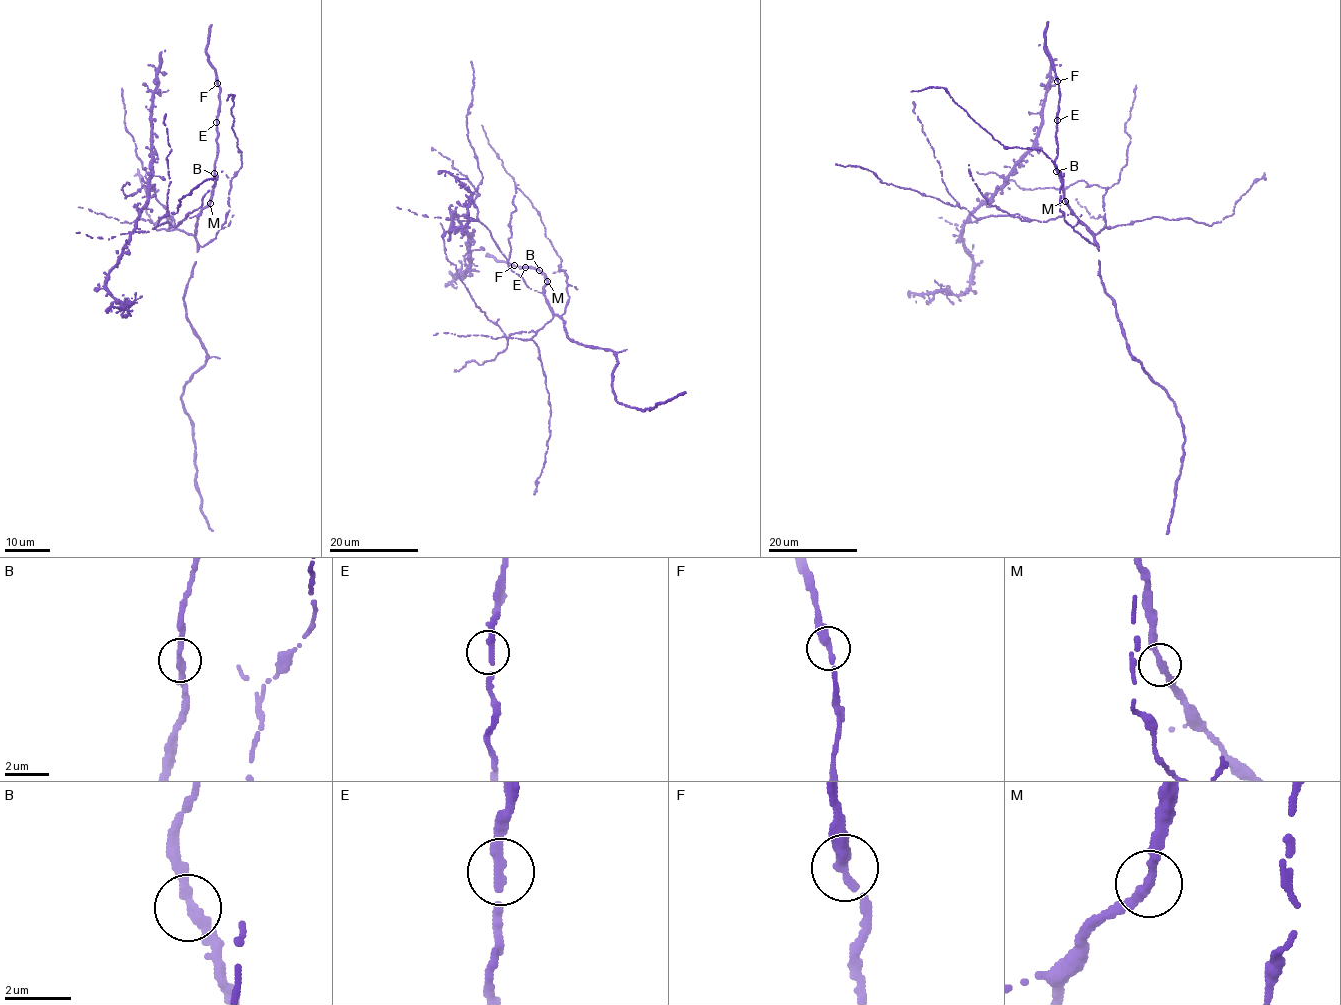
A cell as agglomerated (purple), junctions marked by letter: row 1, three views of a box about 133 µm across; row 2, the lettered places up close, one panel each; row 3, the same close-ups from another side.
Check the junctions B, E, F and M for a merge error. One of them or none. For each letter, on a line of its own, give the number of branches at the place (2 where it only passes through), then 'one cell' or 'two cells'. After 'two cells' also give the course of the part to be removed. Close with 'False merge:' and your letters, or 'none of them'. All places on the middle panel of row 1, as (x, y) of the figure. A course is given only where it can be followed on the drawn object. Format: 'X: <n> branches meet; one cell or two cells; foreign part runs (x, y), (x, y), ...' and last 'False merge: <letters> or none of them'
B: 2 branches meet; one cell
E: 2 branches meet; one cell
F: 2 branches meet; one cell
M: 2 branches meet; one cell
False merge: none of them

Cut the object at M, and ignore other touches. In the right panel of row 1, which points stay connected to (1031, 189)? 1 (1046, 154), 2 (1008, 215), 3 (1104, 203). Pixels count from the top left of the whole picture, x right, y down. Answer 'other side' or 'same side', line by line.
1: other side
2: other side
3: same side

